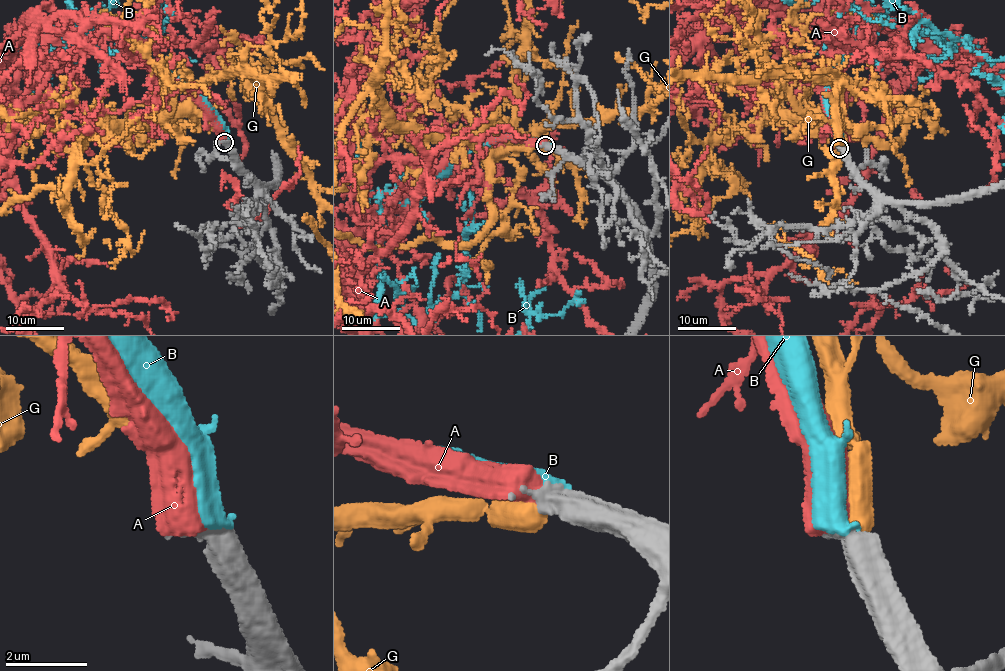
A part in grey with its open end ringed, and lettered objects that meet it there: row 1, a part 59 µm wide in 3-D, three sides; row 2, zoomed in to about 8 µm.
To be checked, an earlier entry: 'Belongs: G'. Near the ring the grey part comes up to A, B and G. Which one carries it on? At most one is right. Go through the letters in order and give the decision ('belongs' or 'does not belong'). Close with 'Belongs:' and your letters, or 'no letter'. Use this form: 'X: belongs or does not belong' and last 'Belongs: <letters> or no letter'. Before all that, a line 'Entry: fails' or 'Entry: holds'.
Entry: fails
A: belongs
B: does not belong
G: does not belong
Belongs: A

